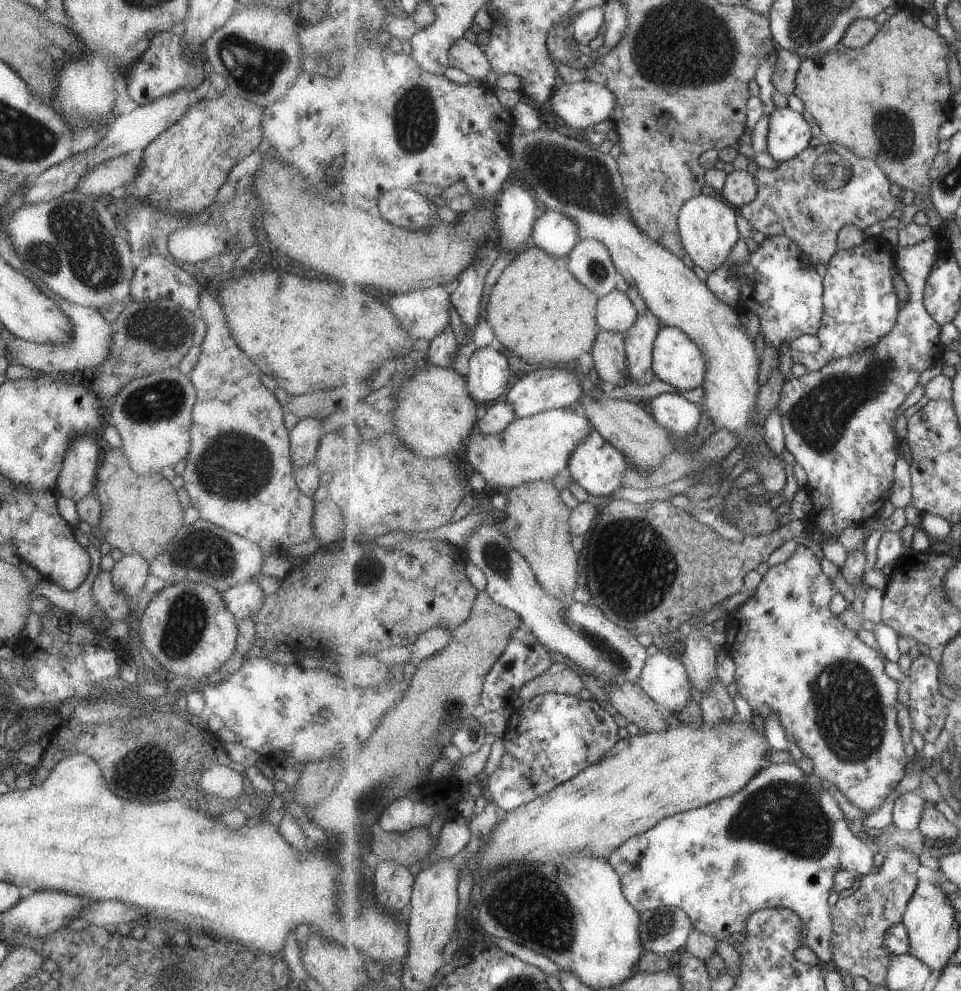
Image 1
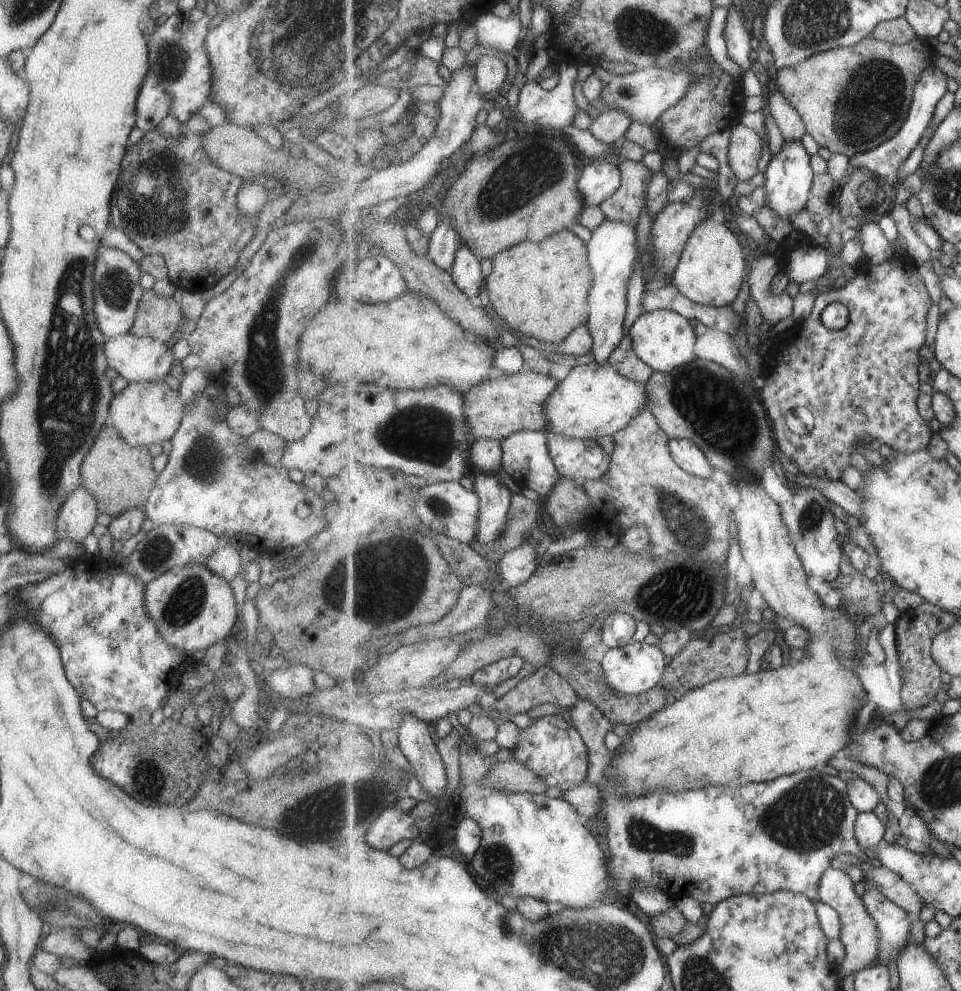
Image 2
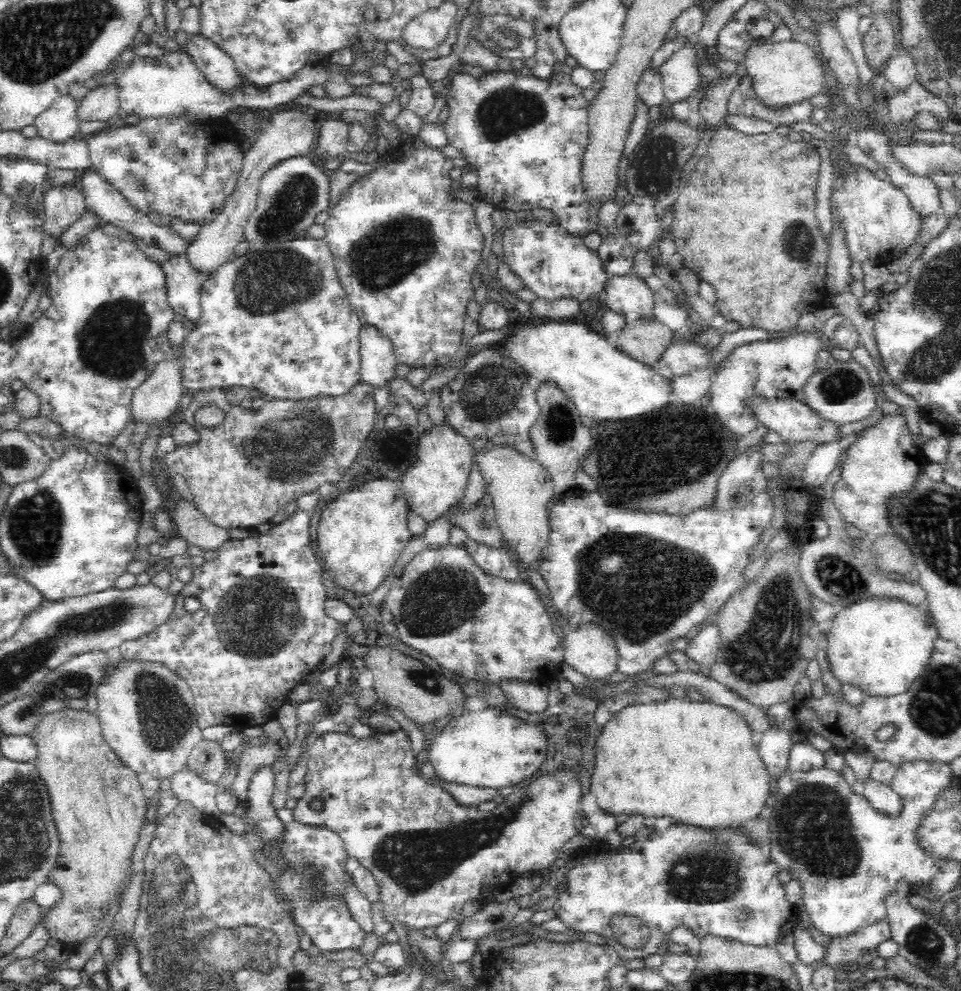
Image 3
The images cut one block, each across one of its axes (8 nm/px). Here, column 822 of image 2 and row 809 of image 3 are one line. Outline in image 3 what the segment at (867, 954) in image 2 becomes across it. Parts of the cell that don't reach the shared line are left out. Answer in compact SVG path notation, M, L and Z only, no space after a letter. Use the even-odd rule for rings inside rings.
M871 776L864 782L856 781L854 788L856 793L868 798L872 807L876 807L880 812L894 814L903 807L898 794L891 790L890 785L874 780Z

